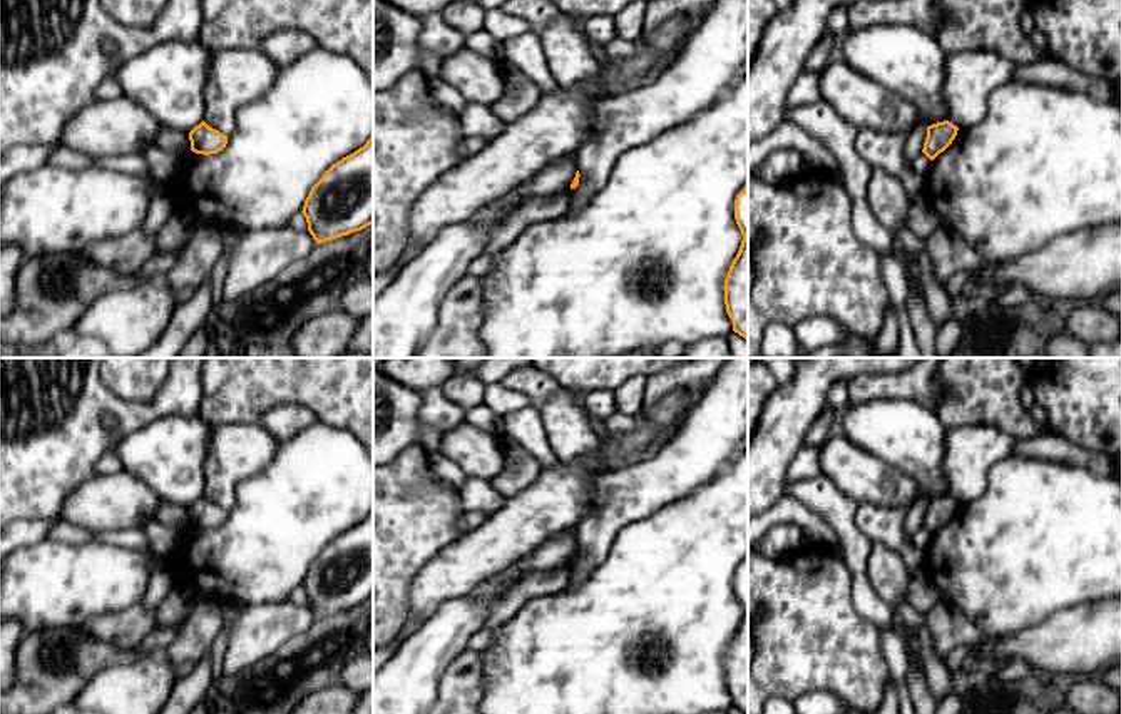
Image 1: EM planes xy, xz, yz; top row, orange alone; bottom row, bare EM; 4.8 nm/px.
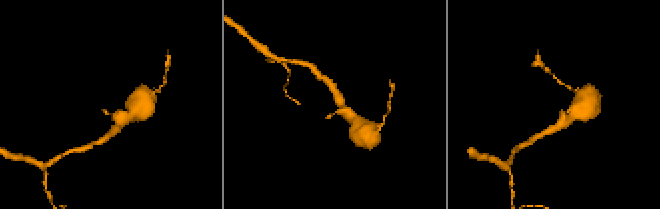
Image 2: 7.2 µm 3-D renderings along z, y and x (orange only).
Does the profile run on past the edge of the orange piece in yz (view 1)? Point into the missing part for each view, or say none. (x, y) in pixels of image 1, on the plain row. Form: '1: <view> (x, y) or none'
1: none

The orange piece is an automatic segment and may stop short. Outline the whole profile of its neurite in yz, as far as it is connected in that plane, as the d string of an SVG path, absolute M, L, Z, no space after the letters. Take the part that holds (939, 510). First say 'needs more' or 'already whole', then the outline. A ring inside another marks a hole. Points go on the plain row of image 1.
already whole; M949 495L937 497L927 502L927 512L922 527L934 535L944 527L957 510L959 502Z

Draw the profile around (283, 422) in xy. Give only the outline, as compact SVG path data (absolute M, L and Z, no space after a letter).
M278 405L263 415L259 423L279 441L318 421L313 411L298 405Z

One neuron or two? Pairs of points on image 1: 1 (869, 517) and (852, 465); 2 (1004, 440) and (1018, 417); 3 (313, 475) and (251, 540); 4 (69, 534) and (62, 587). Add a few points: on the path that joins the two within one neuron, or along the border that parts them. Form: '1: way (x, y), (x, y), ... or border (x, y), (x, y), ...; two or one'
1: border (859, 502), (874, 502), (887, 507), (904, 504); two
2: border (971, 423), (996, 427), (1018, 438); two
3: way (300, 492), (268, 524); one
4: border (92, 537), (77, 544), (61, 544), (46, 539); two

